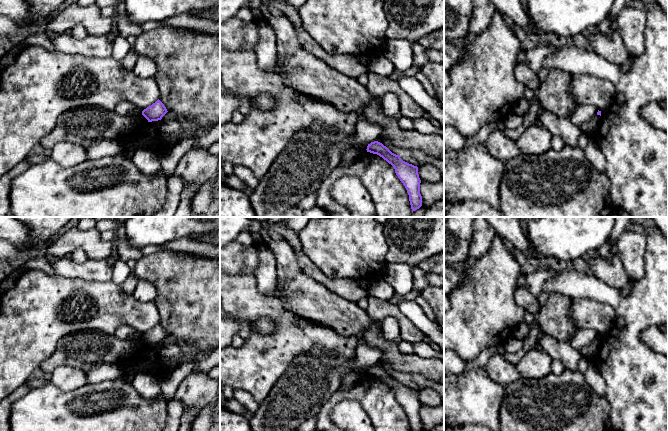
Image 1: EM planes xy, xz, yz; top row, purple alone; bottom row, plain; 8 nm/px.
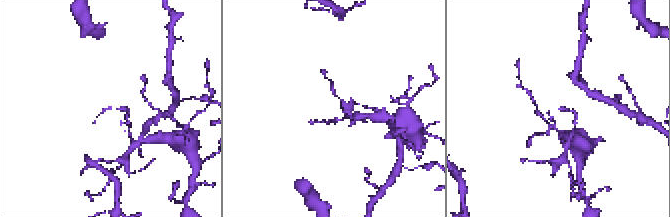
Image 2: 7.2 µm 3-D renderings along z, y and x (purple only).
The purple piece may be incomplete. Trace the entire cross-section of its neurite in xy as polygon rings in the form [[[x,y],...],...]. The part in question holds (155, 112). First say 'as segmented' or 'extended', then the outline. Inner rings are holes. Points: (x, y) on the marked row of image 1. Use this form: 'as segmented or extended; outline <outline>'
as segmented; outline [[[158,99],[151,106],[144,109],[142,115],[148,120],[148,122],[152,122],[161,120],[167,112],[164,104]]]

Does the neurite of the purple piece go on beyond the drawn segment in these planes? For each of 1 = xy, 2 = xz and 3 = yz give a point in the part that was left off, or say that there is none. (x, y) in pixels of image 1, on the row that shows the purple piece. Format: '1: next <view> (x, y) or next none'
1: next none
2: next none
3: next none

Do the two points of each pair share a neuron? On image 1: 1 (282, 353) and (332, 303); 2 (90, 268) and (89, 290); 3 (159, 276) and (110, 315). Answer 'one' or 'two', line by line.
1: two
2: two
3: two

